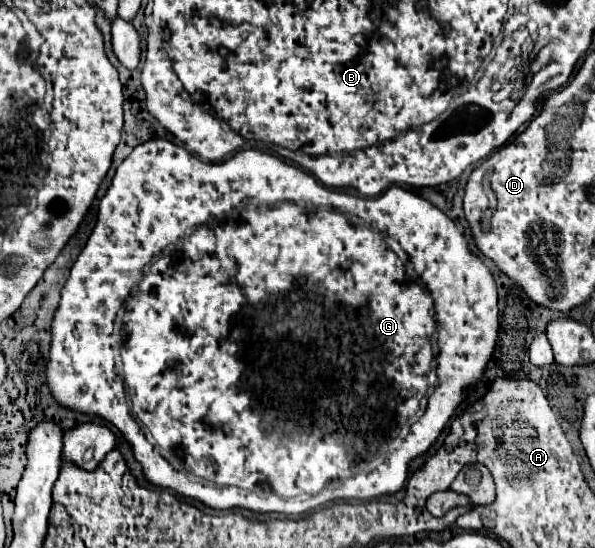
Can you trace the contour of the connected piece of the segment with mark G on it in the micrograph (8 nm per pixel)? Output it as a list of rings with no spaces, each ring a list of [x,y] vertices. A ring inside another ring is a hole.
[[[156,138],[156,140],[148,140],[148,142],[144,142],[144,144],[138,144],[138,146],[130,152],[130,156],[118,166],[118,170],[116,170],[116,174],[114,174],[114,178],[112,178],[112,186],[110,186],[108,192],[104,194],[104,198],[100,200],[96,226],[94,226],[92,234],[88,236],[88,242],[86,242],[84,250],[80,252],[78,260],[74,262],[74,266],[72,266],[72,270],[70,270],[70,276],[68,276],[68,280],[66,280],[64,286],[62,286],[60,296],[62,296],[62,300],[60,300],[60,306],[58,306],[58,310],[56,310],[56,314],[54,314],[54,320],[52,320],[52,342],[50,342],[48,362],[46,362],[46,384],[48,384],[48,388],[50,388],[52,398],[54,398],[62,408],[66,408],[66,410],[80,412],[80,414],[88,414],[88,416],[96,416],[96,418],[100,418],[100,420],[104,420],[104,422],[116,426],[116,428],[120,430],[120,434],[124,436],[124,440],[132,446],[134,458],[138,458],[138,462],[142,464],[144,476],[146,476],[146,480],[148,480],[150,484],[160,486],[160,488],[170,488],[170,490],[174,490],[178,496],[198,500],[198,502],[206,504],[206,506],[212,508],[212,510],[244,508],[244,510],[250,510],[250,512],[256,512],[256,514],[276,512],[276,514],[284,514],[284,516],[298,516],[298,514],[310,512],[310,510],[314,510],[314,508],[318,508],[318,506],[324,506],[324,504],[328,504],[328,502],[334,502],[334,500],[346,500],[346,502],[348,502],[348,500],[362,500],[362,502],[366,502],[366,500],[374,500],[374,498],[378,498],[378,496],[396,494],[398,490],[402,490],[402,486],[404,486],[404,482],[406,482],[408,464],[410,464],[416,456],[422,456],[422,454],[436,442],[436,438],[442,434],[446,422],[450,420],[452,412],[464,402],[466,392],[468,392],[468,390],[474,390],[474,388],[482,382],[482,376],[484,376],[484,372],[486,372],[486,366],[488,366],[488,362],[490,362],[492,356],[494,356],[496,338],[498,338],[498,294],[496,294],[496,282],[494,282],[494,278],[492,278],[488,266],[486,266],[478,256],[474,256],[474,254],[468,250],[466,238],[464,238],[462,232],[456,228],[456,224],[452,222],[452,219],[436,208],[434,204],[430,204],[428,200],[424,200],[424,198],[417,193],[411,190],[404,190],[402,186],[394,186],[394,184],[392,184],[392,186],[386,188],[386,192],[382,192],[382,194],[378,194],[378,196],[374,196],[374,198],[350,196],[350,194],[346,194],[346,192],[338,192],[338,190],[330,190],[330,188],[322,186],[312,174],[302,172],[302,170],[296,168],[296,166],[284,164],[282,160],[274,158],[272,154],[266,154],[266,152],[260,152],[260,150],[238,150],[232,158],[228,158],[228,160],[224,160],[224,162],[202,162],[200,158],[196,158],[194,154],[190,154],[188,150],[184,150],[182,146],[176,146],[176,144],[172,144],[172,142],[168,142],[168,140],[162,140],[162,138]],[[240,204],[252,204],[252,206],[238,208]],[[122,302],[124,302],[124,312],[126,312],[126,316],[124,316],[124,330],[123,328],[117,329],[115,326],[118,306],[122,306]],[[434,308],[436,308],[436,316],[438,316],[438,348],[440,348],[440,352],[438,352],[438,368],[436,368],[436,374],[438,374],[436,392],[428,398],[424,416],[422,416],[418,422],[414,422],[414,424],[410,426],[410,434],[408,434],[408,438],[404,440],[404,444],[402,444],[400,448],[396,448],[393,452],[388,452],[386,446],[386,442],[388,442],[388,426],[390,426],[392,422],[396,422],[396,424],[408,424],[408,420],[410,420],[412,416],[418,414],[420,400],[422,400],[422,396],[426,394],[426,388],[428,388],[430,362],[432,362],[432,358],[434,358],[432,344],[430,344],[430,338],[432,338],[432,334],[434,334],[434,330],[436,330]],[[113,335],[122,336],[118,339],[122,340],[122,342],[120,342],[120,360],[122,360],[122,368],[124,368],[122,378],[124,378],[124,384],[126,384],[126,388],[128,388],[128,402],[130,402],[132,414],[136,416],[136,420],[140,422],[140,426],[142,426],[144,430],[148,430],[148,434],[154,438],[158,450],[154,450],[154,446],[148,442],[146,434],[142,434],[142,430],[138,430],[138,422],[134,422],[134,418],[130,418],[130,410],[126,410],[128,404],[126,404],[126,392],[122,390],[122,380],[120,380],[120,378],[116,376],[116,372],[112,370]],[[266,374],[270,374],[270,376],[274,376],[274,378],[272,378],[272,380],[270,380],[270,378],[266,380],[266,378],[264,378]],[[174,468],[186,472],[188,476],[196,476],[196,478],[200,478],[200,480],[206,482],[206,484],[214,484],[214,486],[202,486],[202,482],[192,482],[192,478],[186,478],[186,474],[174,474]]]

